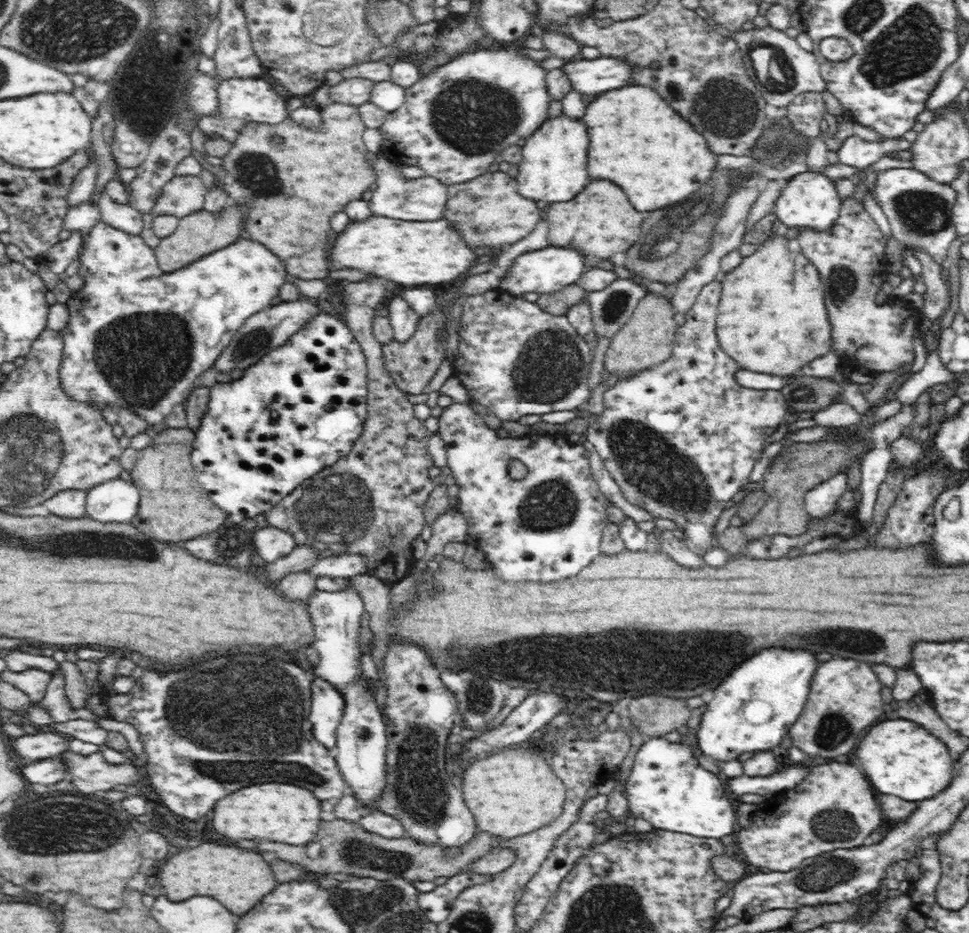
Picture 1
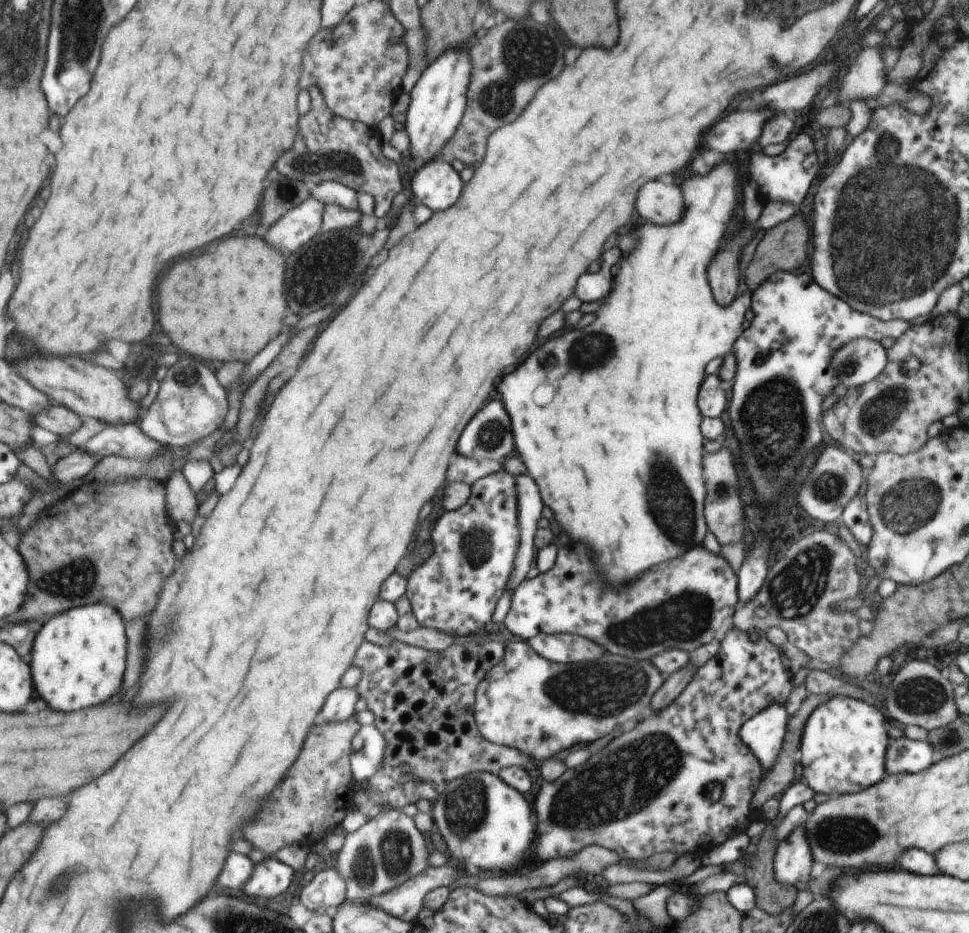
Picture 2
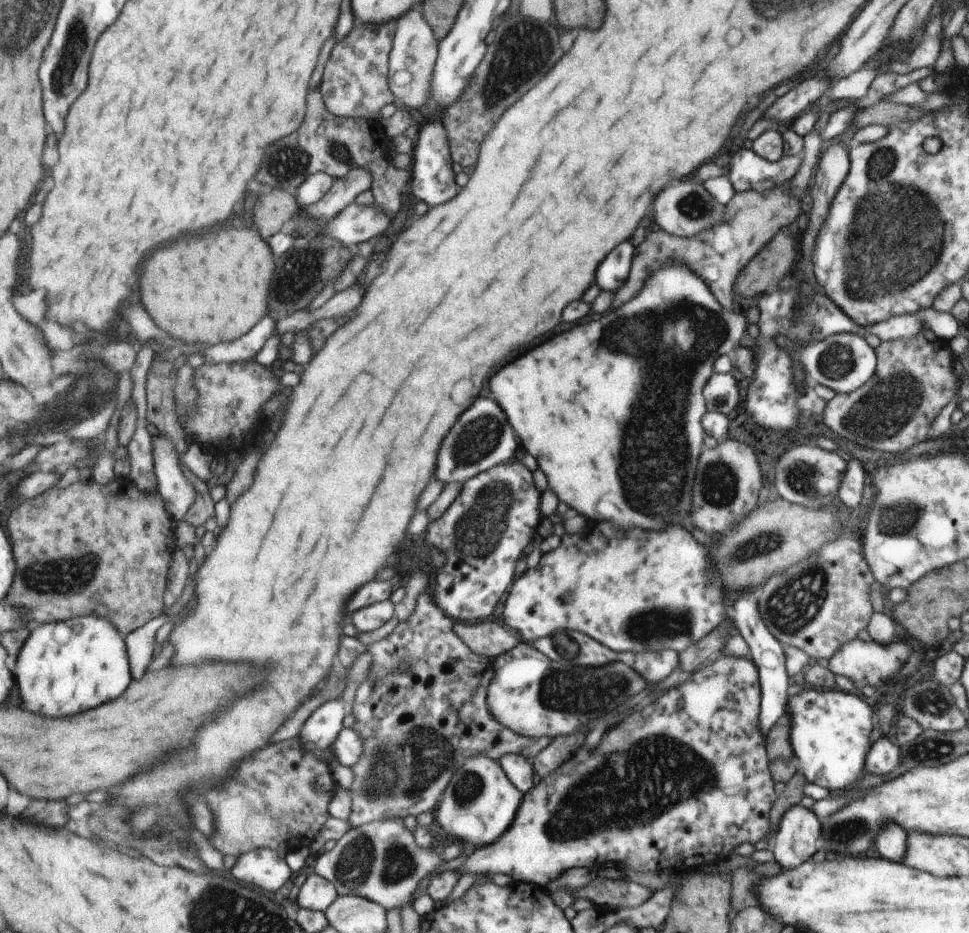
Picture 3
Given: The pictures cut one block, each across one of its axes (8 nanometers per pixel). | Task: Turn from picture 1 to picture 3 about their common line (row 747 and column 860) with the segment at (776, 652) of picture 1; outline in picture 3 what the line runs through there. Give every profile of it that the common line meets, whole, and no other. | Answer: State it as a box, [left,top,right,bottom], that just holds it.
[786,686,880,794]

